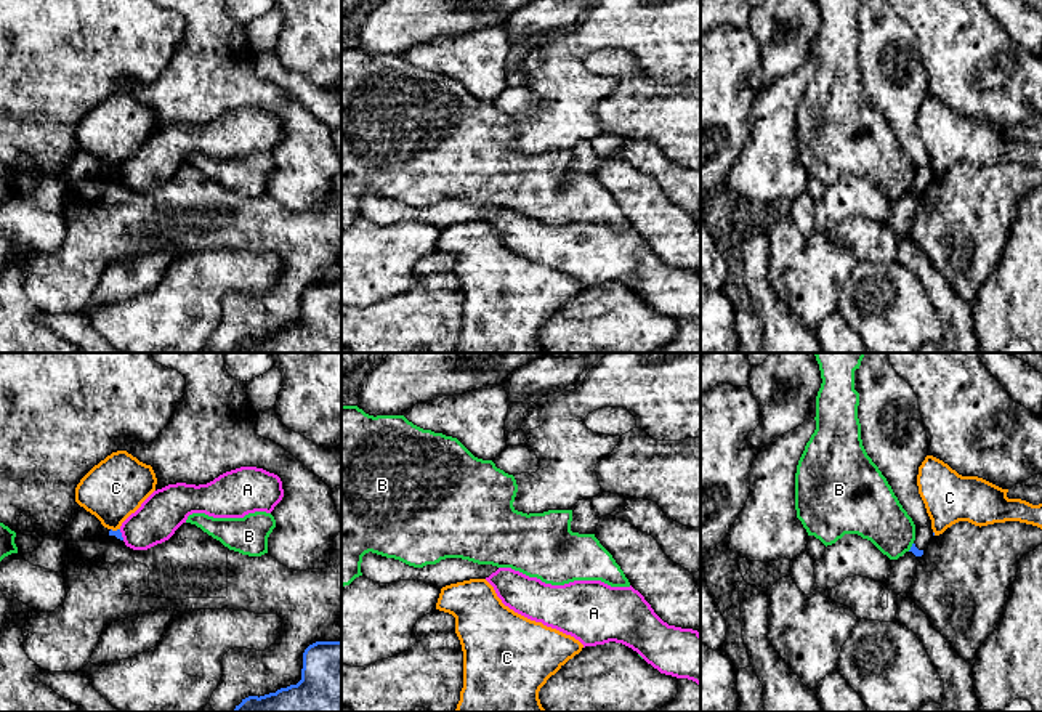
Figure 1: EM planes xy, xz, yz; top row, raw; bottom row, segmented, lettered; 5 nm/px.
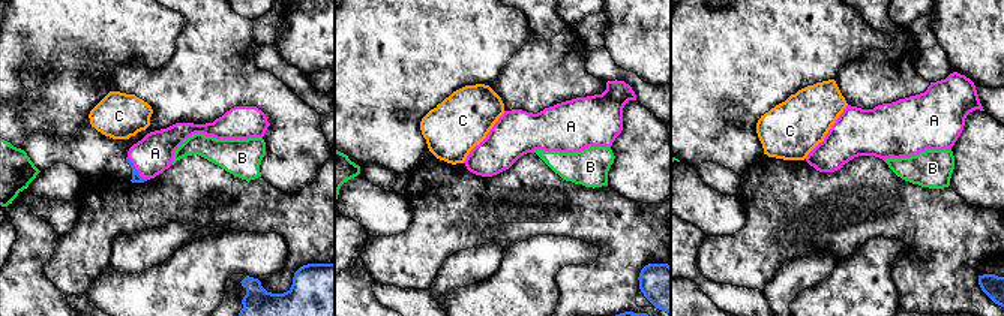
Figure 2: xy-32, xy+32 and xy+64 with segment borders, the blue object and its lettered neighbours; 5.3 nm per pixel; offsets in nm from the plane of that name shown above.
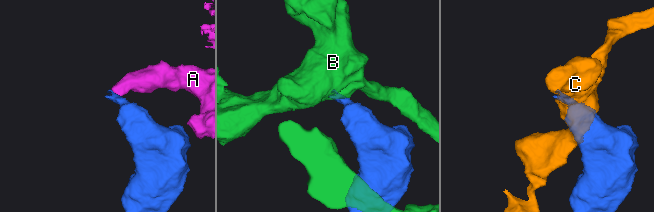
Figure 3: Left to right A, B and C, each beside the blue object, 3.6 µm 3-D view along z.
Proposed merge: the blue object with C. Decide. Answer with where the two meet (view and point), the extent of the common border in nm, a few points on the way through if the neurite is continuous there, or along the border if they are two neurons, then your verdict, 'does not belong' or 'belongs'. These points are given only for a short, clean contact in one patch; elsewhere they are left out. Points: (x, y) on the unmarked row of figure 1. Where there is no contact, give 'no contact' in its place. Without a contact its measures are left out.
meets blue in xy at (117, 170); contact 50 nm long; border along xy (111, 169), (119, 170); does not belong

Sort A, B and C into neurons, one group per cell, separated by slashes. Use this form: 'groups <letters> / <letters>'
groups A / B / C

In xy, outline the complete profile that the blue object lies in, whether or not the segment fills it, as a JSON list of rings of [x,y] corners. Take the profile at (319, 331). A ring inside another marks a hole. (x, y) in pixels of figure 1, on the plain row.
[[[316,282],[303,293],[301,321],[265,337],[242,340],[232,353],[341,353],[341,282]]]

